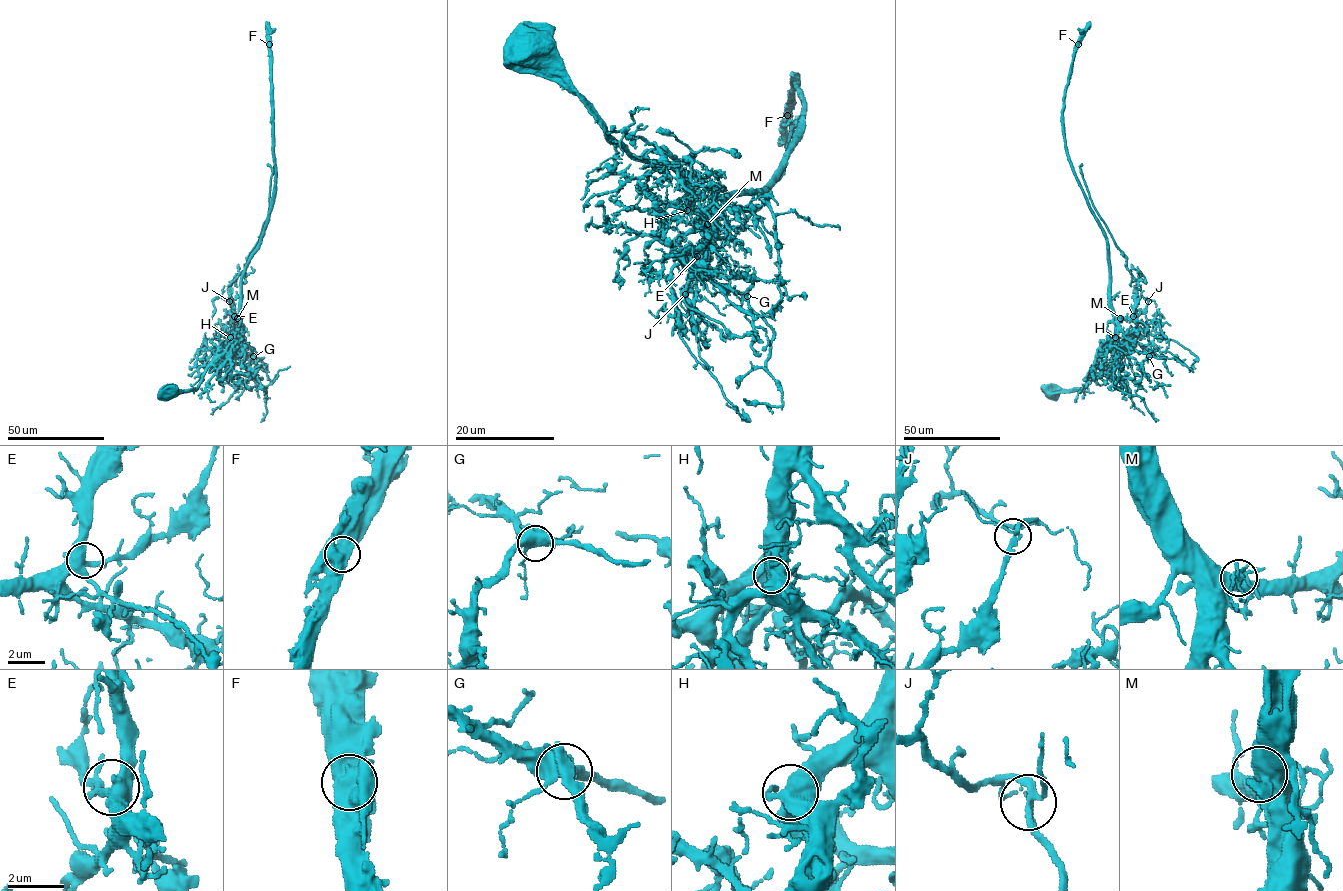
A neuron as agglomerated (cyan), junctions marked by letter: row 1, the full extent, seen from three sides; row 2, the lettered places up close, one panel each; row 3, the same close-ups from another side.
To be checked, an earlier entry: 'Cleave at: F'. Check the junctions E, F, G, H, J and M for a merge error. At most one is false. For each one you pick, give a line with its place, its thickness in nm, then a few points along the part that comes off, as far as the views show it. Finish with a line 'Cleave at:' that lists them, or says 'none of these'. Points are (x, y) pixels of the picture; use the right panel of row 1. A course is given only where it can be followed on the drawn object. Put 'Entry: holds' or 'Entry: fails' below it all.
Cleave at: none of these
Entry: fails

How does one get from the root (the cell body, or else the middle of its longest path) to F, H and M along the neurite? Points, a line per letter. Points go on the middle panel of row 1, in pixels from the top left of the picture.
F: (526, 45), (629, 153), (676, 172), (698, 211), (780, 170), (803, 109), (795, 77), (786, 116)
H: (526, 45), (576, 92), (584, 106), (629, 153), (644, 159), (663, 160), (688, 184), (687, 210)
M: (526, 45), (576, 92), (629, 153), (663, 160), (676, 172), (688, 184), (691, 206), (708, 216), (707, 224)

